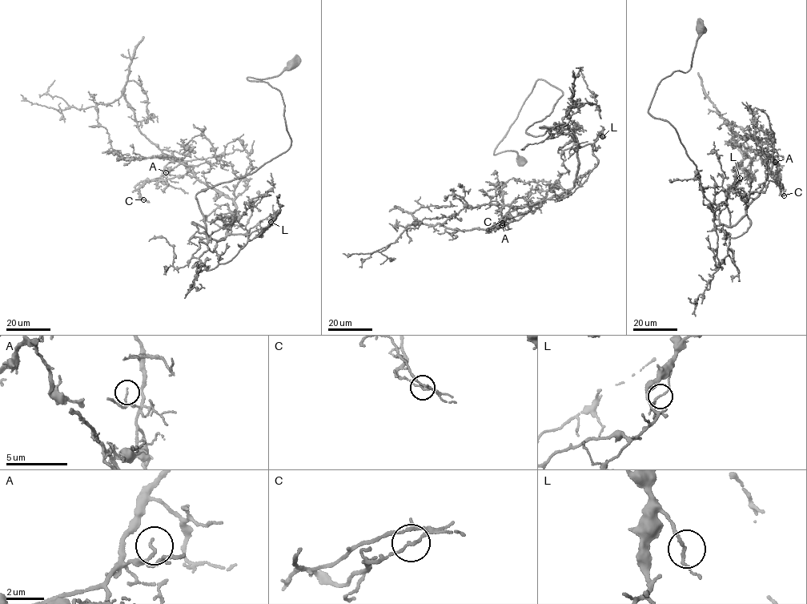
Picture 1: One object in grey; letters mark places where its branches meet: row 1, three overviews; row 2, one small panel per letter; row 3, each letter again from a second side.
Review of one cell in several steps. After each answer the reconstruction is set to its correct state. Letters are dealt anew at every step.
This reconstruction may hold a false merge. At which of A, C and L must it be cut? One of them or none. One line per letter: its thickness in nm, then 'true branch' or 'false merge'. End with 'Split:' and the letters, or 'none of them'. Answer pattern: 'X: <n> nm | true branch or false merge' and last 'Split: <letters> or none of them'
A: 110 nm | true branch
C: 120 nm | false merge
L: 130 nm | true branch
Split: C

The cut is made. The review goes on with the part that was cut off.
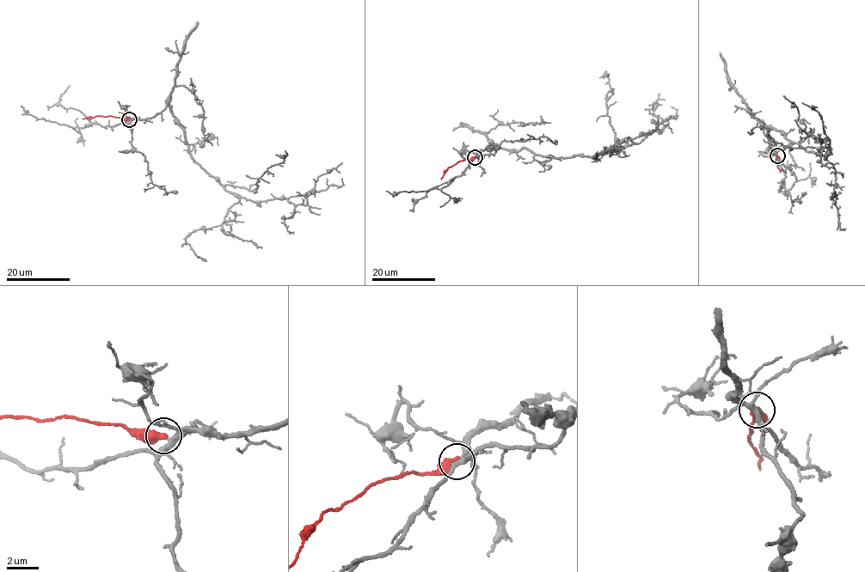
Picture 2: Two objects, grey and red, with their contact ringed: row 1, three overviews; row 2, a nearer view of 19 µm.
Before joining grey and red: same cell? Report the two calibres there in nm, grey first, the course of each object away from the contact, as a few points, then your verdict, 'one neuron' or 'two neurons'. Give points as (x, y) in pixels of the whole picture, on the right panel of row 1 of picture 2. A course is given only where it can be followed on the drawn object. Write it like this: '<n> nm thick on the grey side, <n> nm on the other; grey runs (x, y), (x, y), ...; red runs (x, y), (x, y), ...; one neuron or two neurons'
240 nm thick on the grey side, 500 nm on the other; grey runs (776, 155), (770, 126), (809, 151), (826, 157), (830, 152), (827, 137), (800, 130), (798, 110), (782, 95); red runs (776, 155), (775, 161), (778, 167), (786, 173); two neurons

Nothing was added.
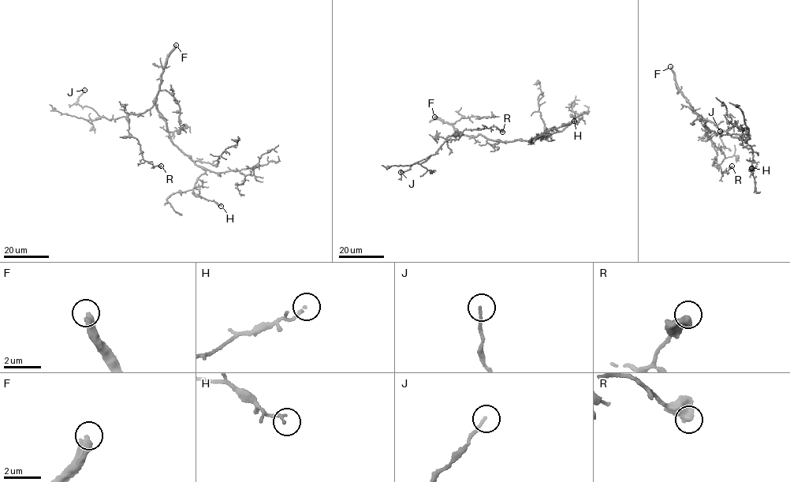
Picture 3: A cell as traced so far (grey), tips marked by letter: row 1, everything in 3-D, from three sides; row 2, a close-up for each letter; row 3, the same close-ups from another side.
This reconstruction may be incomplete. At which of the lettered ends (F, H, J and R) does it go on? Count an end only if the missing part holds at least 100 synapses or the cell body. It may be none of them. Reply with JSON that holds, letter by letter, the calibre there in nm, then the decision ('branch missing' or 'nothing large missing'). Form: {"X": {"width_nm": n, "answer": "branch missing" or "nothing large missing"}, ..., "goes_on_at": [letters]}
{"F": {"width_nm": 400, "answer": "branch missing"}, "H": {"width_nm": 140, "answer": "nothing large missing"}, "J": {"width_nm": 110, "answer": "nothing large missing"}, "R": {"width_nm": 600, "answer": "nothing large missing"}, "goes_on_at": ["F"]}

